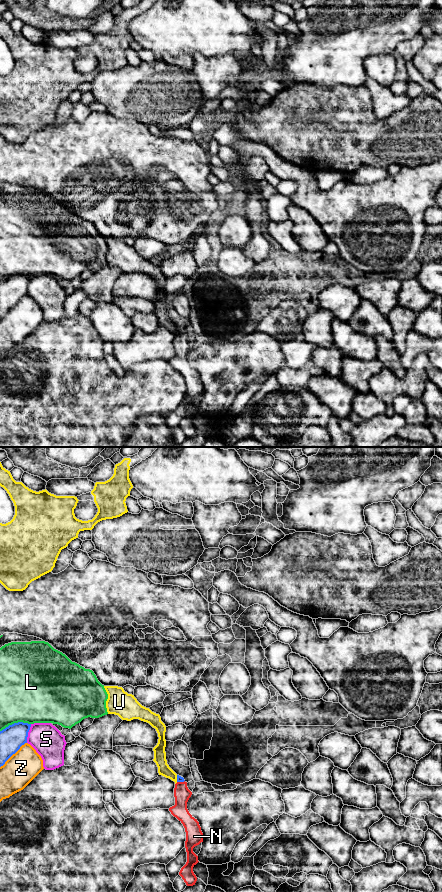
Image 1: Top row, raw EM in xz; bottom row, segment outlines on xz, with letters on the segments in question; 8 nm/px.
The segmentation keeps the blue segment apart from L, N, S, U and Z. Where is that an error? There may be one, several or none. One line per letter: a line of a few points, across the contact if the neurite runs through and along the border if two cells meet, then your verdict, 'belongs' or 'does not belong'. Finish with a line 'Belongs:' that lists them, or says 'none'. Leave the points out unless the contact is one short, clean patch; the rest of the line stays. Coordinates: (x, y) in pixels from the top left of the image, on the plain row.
L: does not belong
N: xz (179, 331), (180, 333), (182, 346) | belongs
S: does not belong
U: xz (176, 327), (177, 333) | does not belong
Z: does not belong
Belongs: N

